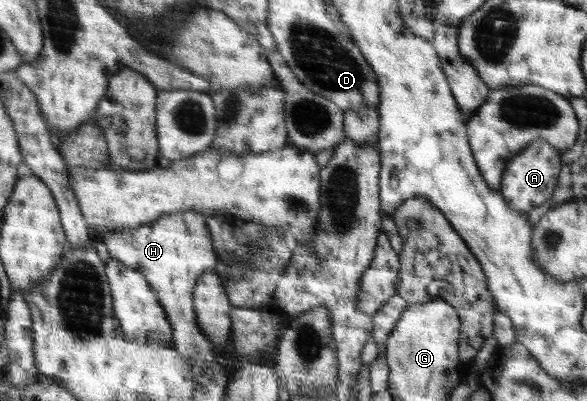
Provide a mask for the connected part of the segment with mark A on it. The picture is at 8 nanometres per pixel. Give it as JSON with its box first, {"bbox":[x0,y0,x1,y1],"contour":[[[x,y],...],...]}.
{"bbox":[500,140,563,214],"contour":[[[545,140],[533,141],[520,154],[512,159],[509,170],[505,170],[505,186],[501,186],[500,193],[504,195],[509,207],[529,214],[534,208],[543,204],[547,198],[553,196],[557,183],[557,176],[563,169],[563,157],[559,156],[556,147],[550,146]]]}

